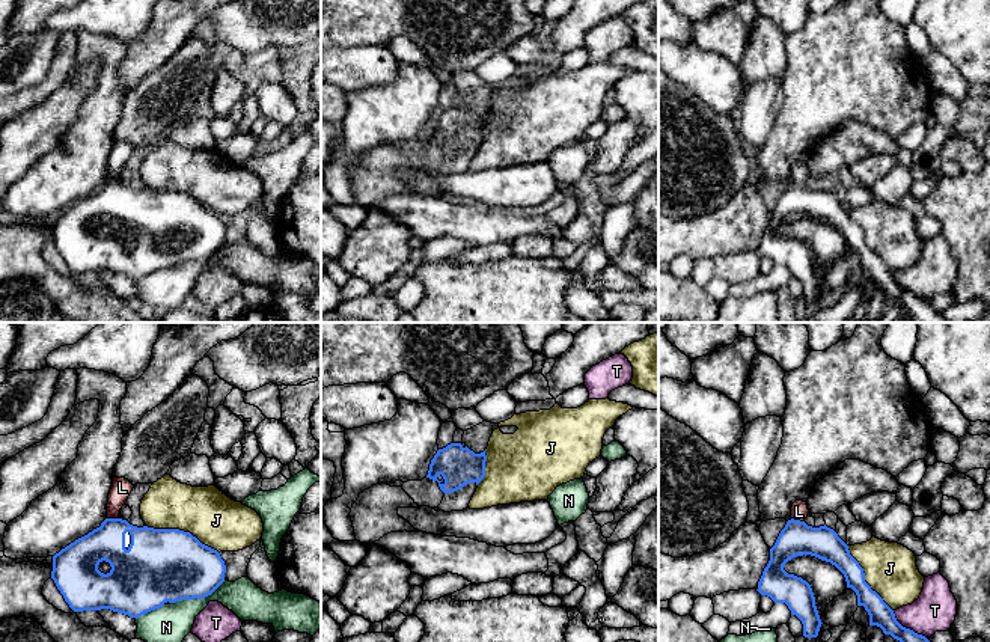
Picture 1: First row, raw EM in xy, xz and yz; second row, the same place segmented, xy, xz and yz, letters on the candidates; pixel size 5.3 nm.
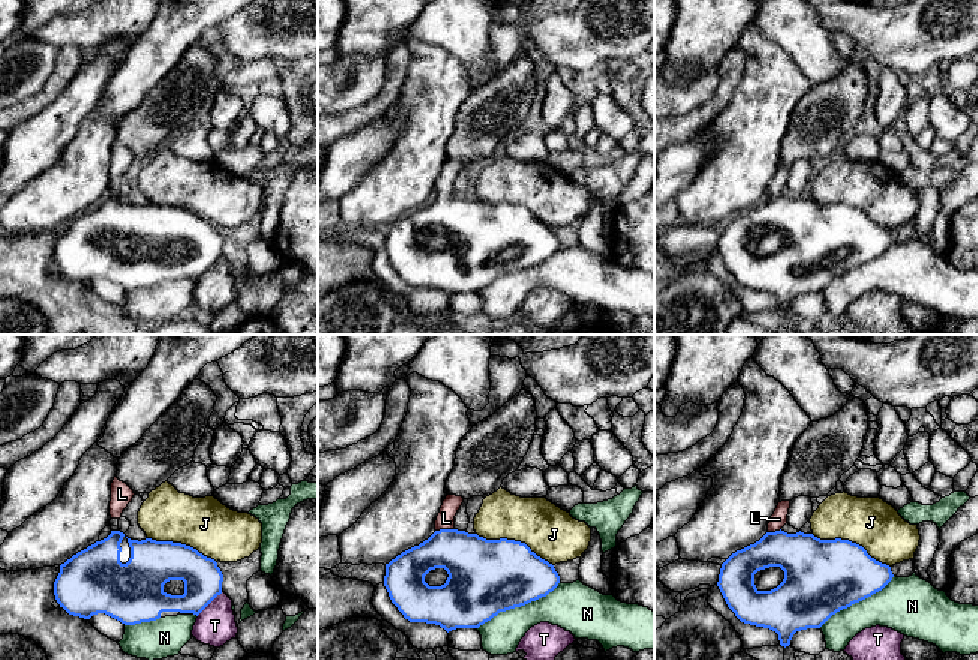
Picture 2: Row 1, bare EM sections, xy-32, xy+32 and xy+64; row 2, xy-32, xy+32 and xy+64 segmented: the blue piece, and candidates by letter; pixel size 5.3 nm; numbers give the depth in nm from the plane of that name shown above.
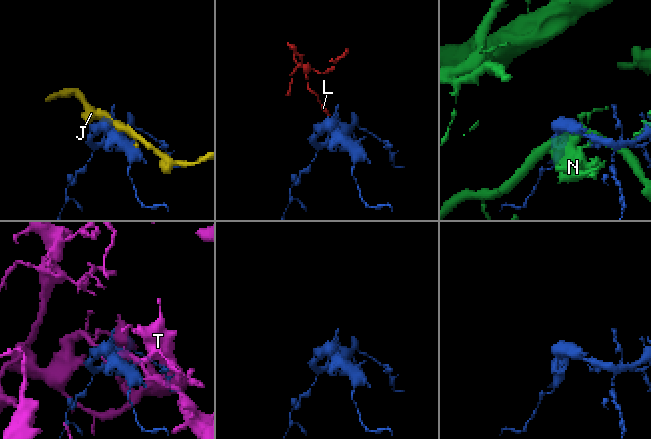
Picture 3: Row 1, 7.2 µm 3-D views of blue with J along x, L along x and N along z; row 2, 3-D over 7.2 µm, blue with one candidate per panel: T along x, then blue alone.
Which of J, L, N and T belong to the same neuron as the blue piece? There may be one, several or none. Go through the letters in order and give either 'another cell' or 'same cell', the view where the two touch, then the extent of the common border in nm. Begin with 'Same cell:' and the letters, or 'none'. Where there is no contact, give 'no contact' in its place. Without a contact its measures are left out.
Same cell: L
J: another cell; meets blue in xy; contact 420 nm long
L: same cell; meets blue in yz; contact 80 nm long
N: another cell; meets blue in xy; contact 320 nm long
T: another cell; meets blue in yz; contact 240 nm long

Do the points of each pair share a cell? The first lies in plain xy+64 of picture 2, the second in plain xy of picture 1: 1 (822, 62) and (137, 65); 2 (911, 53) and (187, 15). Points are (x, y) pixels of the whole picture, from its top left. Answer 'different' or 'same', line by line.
1: different
2: different

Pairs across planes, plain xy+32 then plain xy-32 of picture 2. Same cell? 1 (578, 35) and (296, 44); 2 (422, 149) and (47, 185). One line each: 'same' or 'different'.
1: same
2: same

